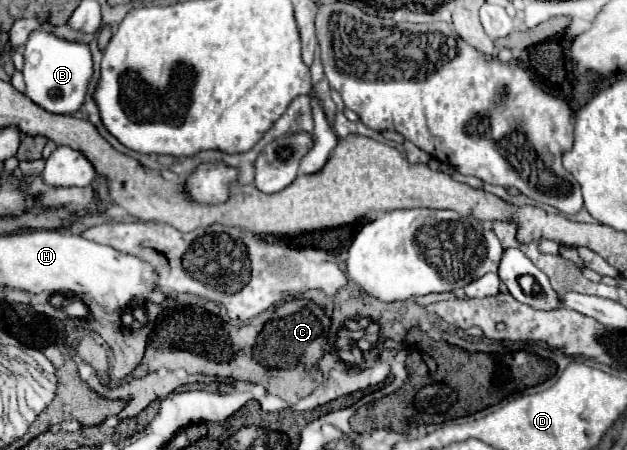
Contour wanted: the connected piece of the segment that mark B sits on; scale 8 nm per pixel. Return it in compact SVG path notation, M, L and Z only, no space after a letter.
M32 32L24 46L24 82L26 96L40 108L52 114L74 114L86 94L88 80L92 76L92 56L86 44L66 42L48 32Z

